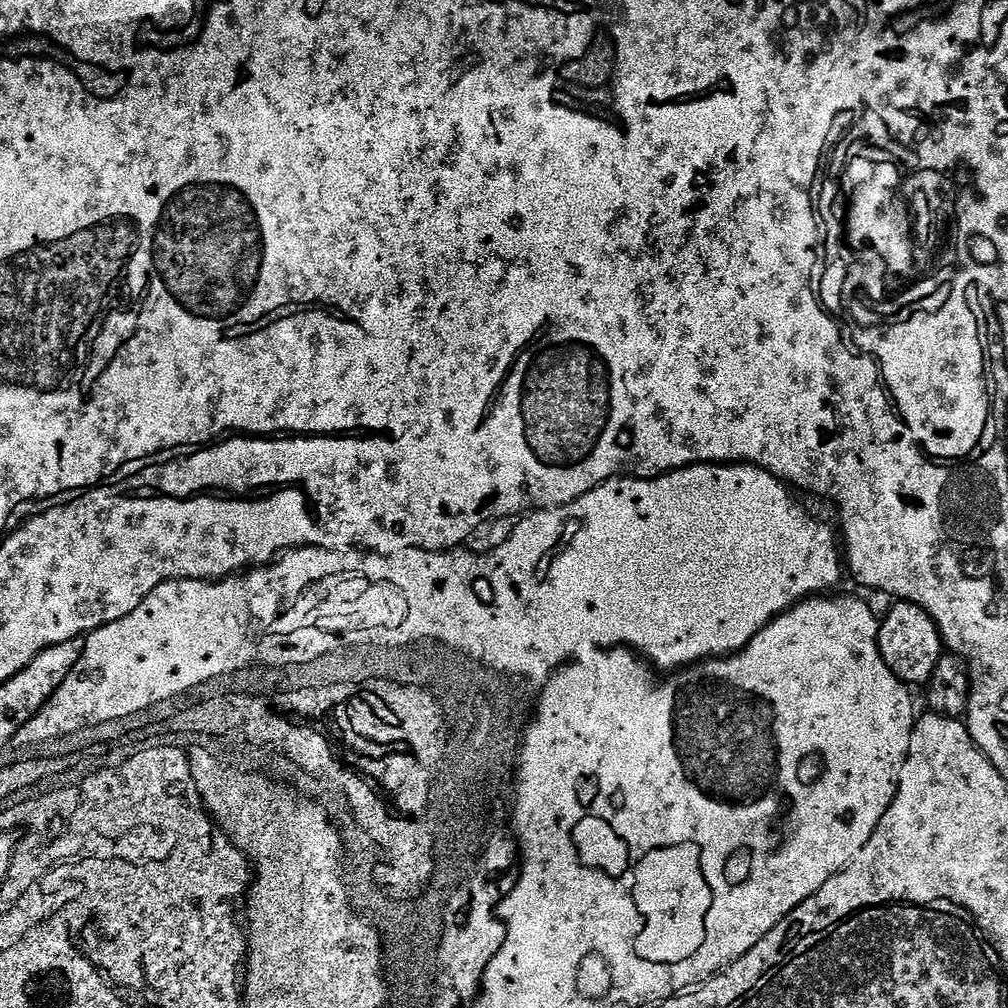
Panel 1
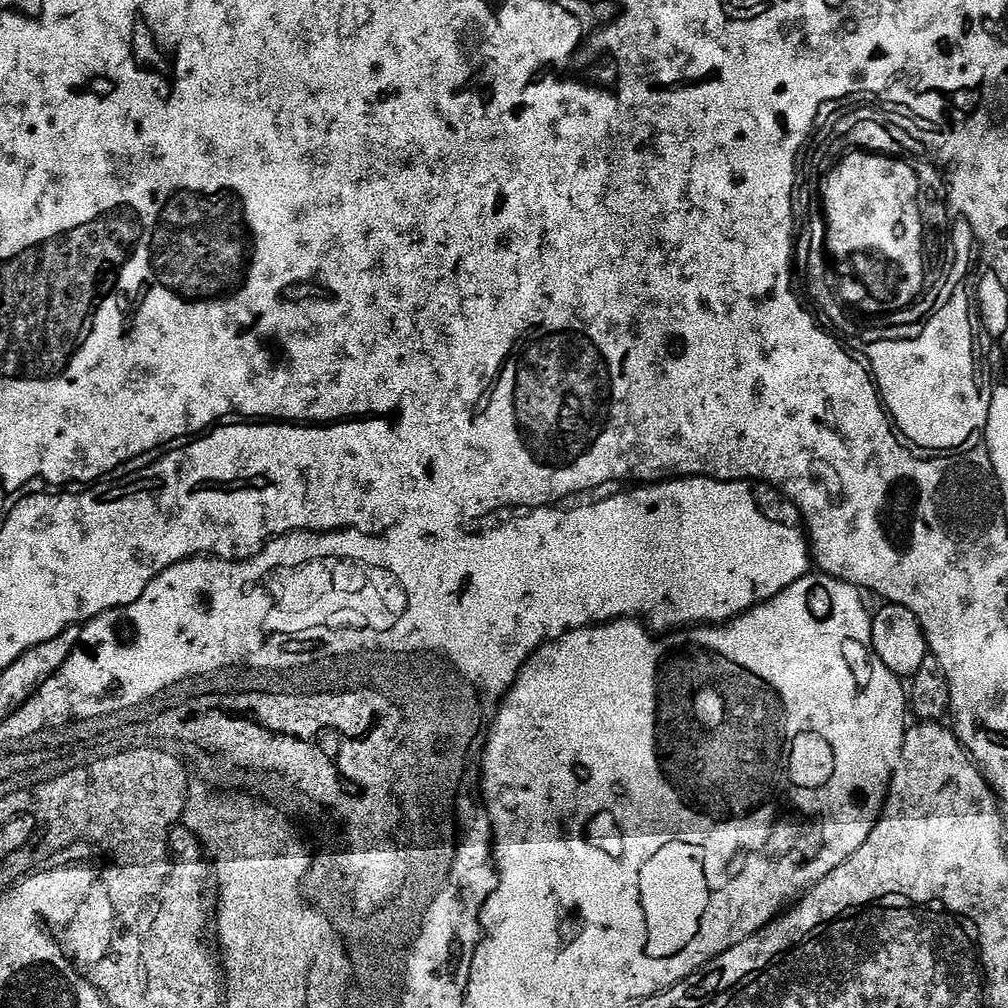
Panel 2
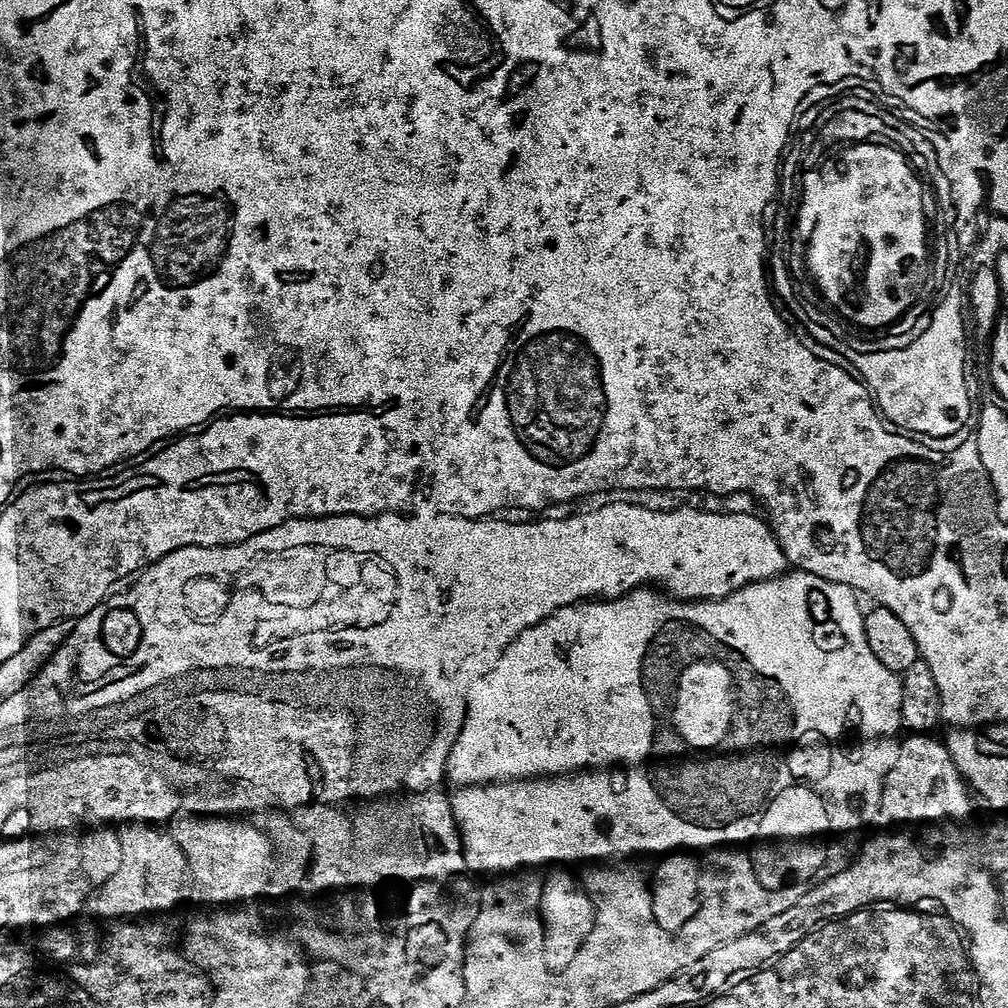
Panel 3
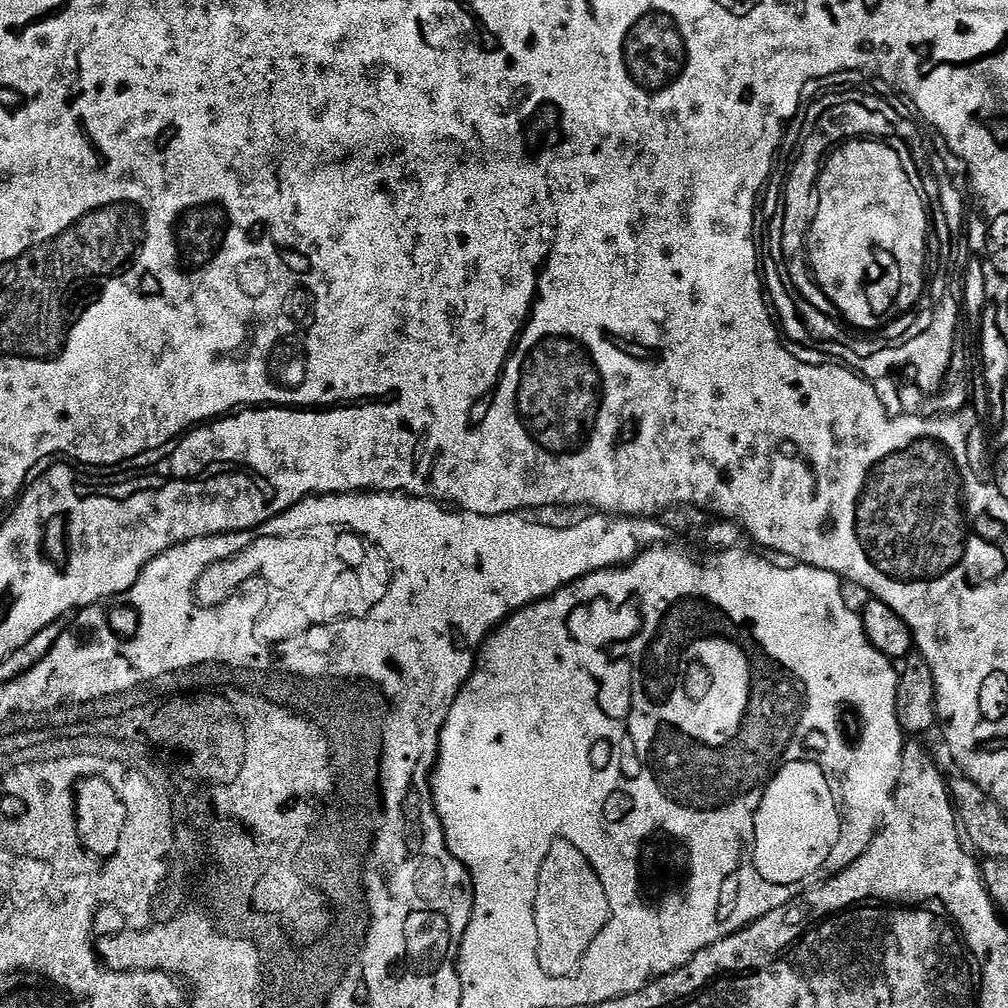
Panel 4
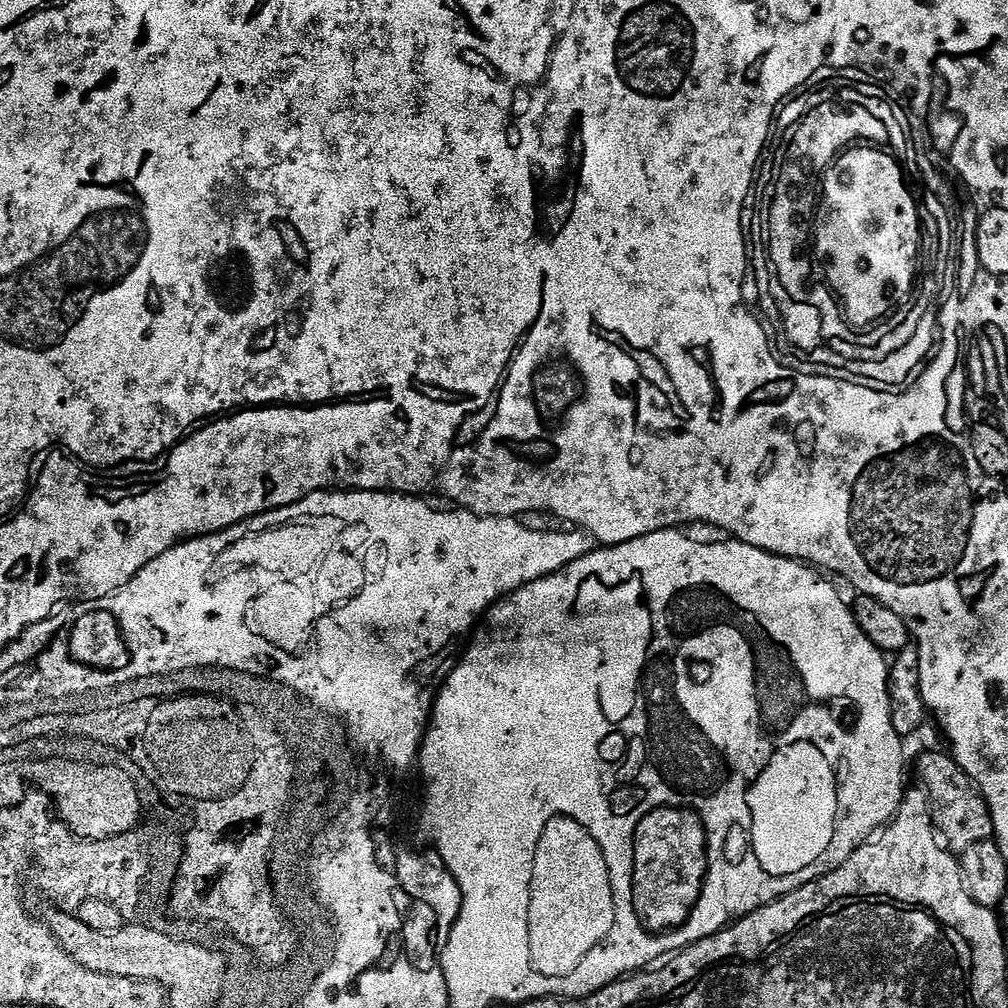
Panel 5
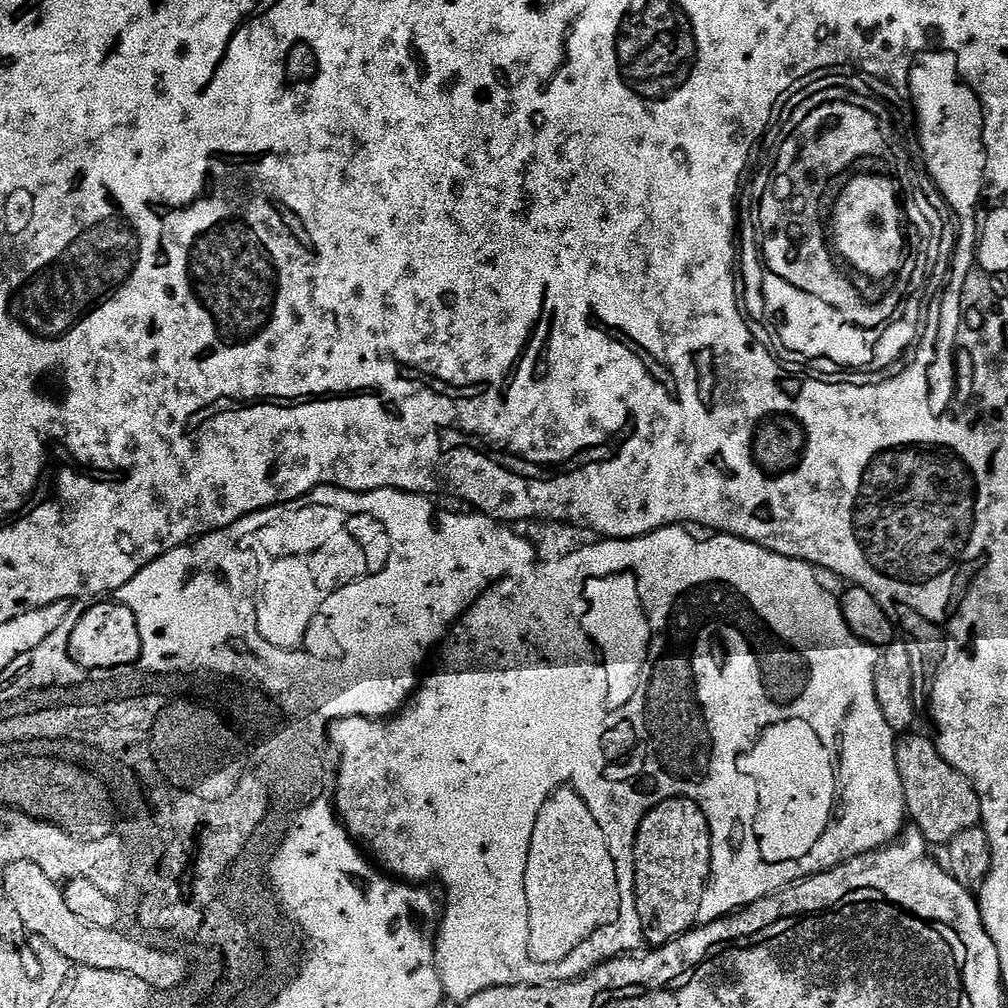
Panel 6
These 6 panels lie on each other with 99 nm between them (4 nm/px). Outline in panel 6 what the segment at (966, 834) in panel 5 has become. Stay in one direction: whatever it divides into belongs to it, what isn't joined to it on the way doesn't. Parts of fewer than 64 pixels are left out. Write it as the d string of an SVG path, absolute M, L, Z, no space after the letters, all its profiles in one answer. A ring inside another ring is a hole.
M901 735L894 744L904 811L929 845L943 846L962 834L962 830L980 824L980 799L968 779L942 758L931 739L912 735Z

